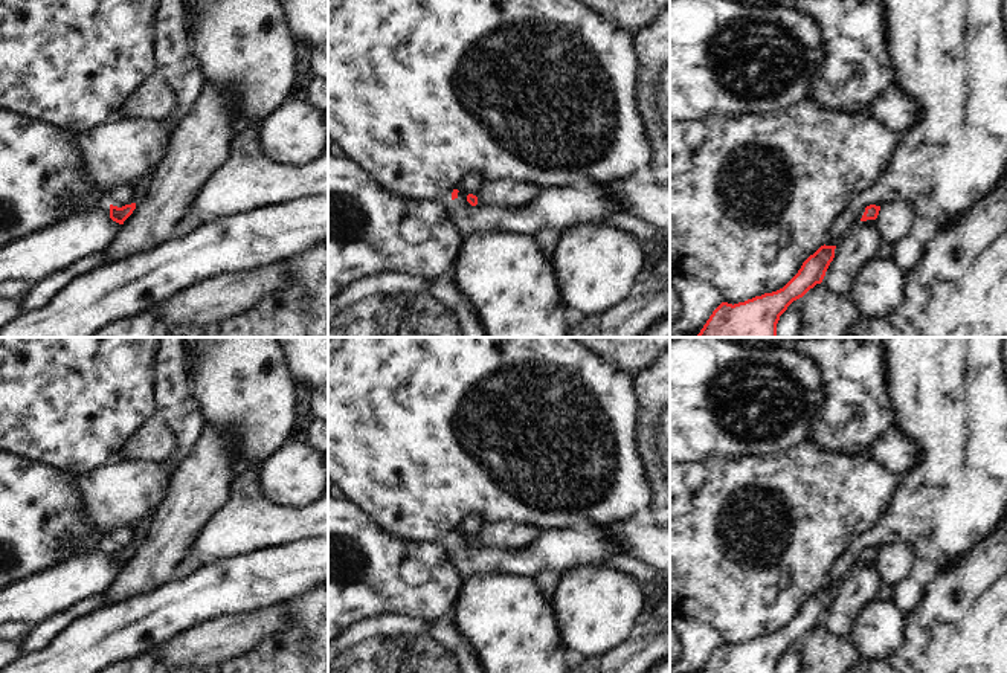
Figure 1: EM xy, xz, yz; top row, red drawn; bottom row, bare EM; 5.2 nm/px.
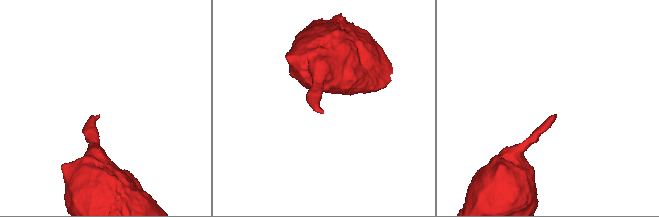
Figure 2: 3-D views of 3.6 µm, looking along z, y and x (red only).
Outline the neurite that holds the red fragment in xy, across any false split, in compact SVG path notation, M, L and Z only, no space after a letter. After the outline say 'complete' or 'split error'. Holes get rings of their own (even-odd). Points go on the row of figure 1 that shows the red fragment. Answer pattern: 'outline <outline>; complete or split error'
outline M136 203L125 204L122 208L110 204L110 218L119 224L124 224L124 221L133 214L136 209Z; complete

